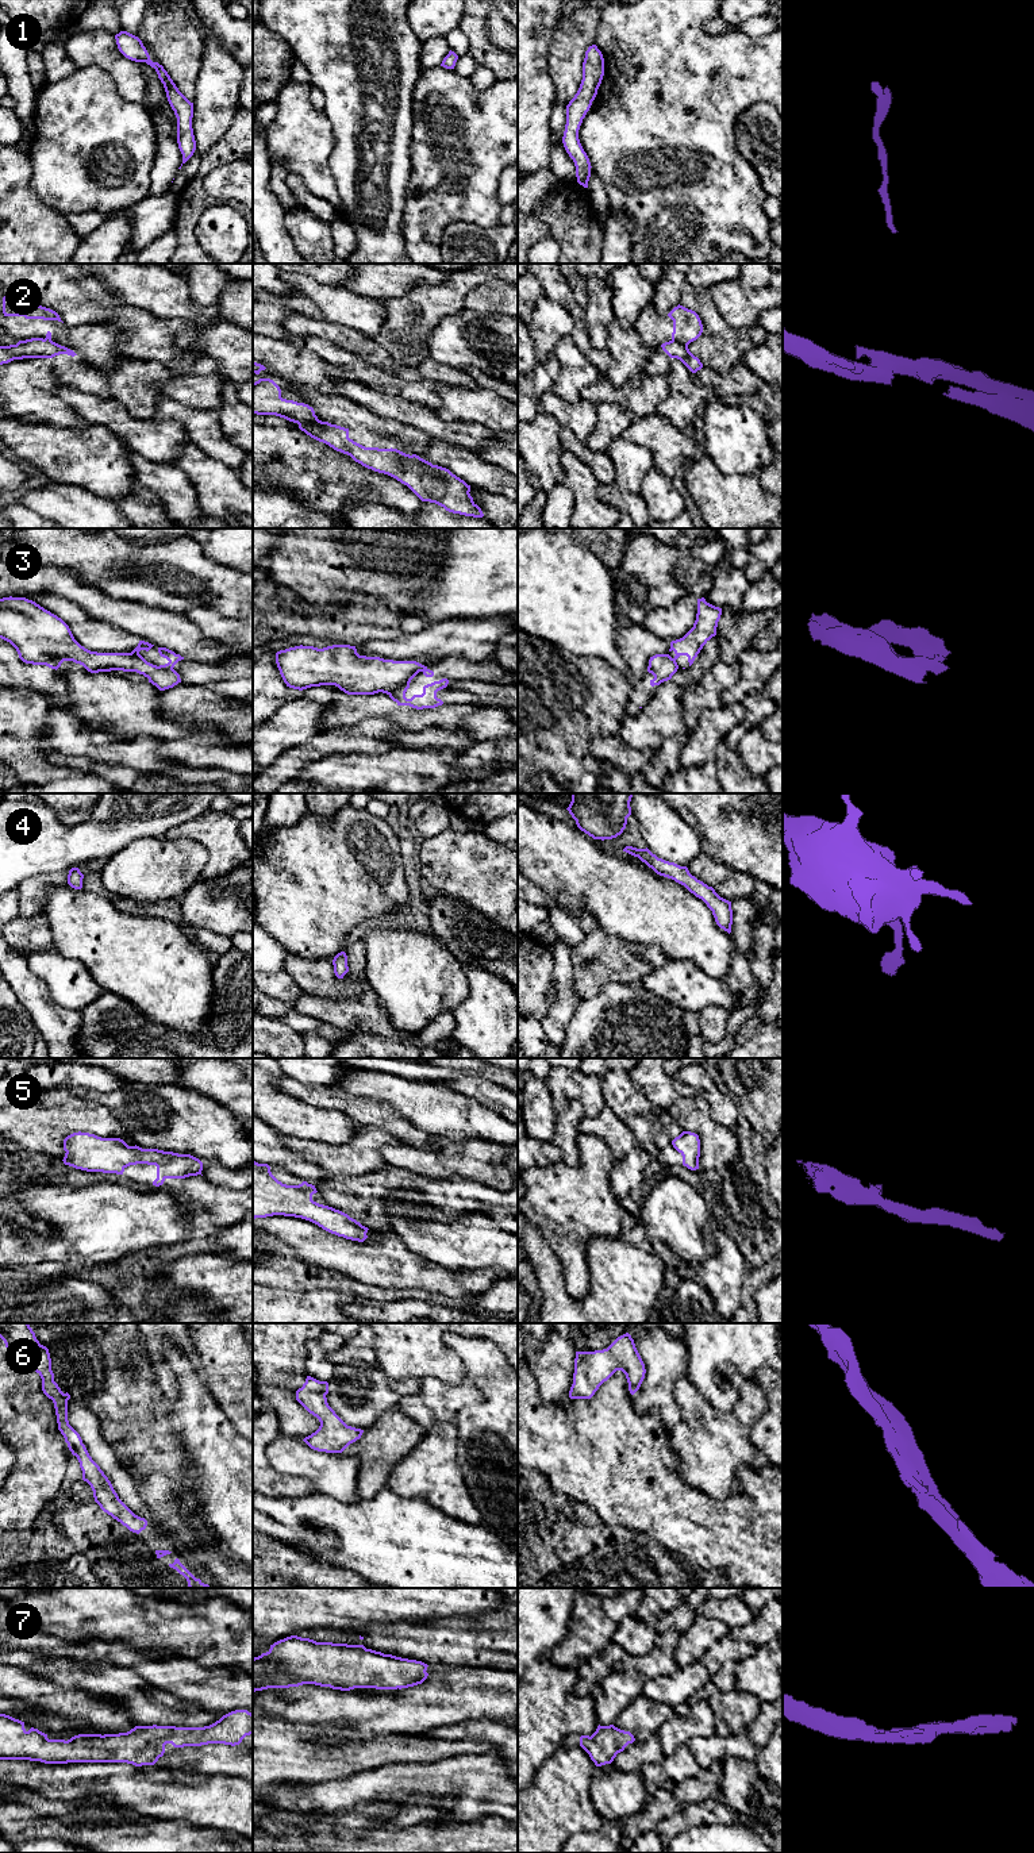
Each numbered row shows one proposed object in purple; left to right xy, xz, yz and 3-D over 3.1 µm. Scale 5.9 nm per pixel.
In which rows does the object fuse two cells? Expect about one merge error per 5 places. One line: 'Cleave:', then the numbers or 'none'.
Cleave: 2, 3

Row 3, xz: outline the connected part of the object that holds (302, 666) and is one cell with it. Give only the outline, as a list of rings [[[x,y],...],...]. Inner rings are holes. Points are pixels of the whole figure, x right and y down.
[[[350,645],[289,647],[276,653],[276,664],[289,688],[335,685],[347,695],[389,695],[427,668],[416,661],[360,656]]]

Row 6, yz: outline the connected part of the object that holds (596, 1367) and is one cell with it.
[[[629,1333],[618,1337],[607,1349],[576,1352],[569,1398],[591,1399],[616,1370],[626,1375],[629,1391],[634,1395],[645,1379],[646,1369]]]

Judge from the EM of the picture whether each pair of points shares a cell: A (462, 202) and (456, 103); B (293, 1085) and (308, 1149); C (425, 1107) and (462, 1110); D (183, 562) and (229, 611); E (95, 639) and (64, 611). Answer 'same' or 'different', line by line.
A: same
B: different
C: same
D: same
E: same

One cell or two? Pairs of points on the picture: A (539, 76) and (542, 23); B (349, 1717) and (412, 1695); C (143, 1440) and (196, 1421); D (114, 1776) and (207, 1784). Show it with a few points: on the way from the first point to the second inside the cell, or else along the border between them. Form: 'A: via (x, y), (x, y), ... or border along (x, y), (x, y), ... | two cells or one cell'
A: via (537, 62), (537, 37) | one cell
B: via (365, 1717), (391, 1717), (396, 1711) | one cell
C: border along (166, 1404), (169, 1421), (189, 1457) | two cells
D: via (137, 1784), (184, 1784) | one cell

